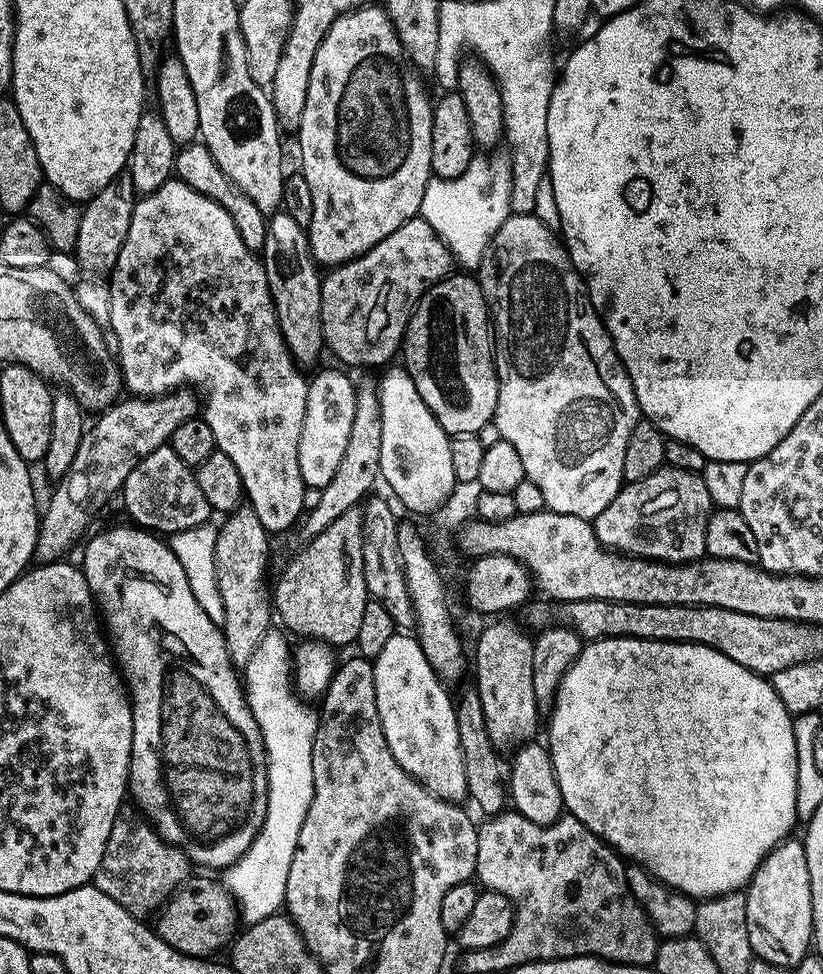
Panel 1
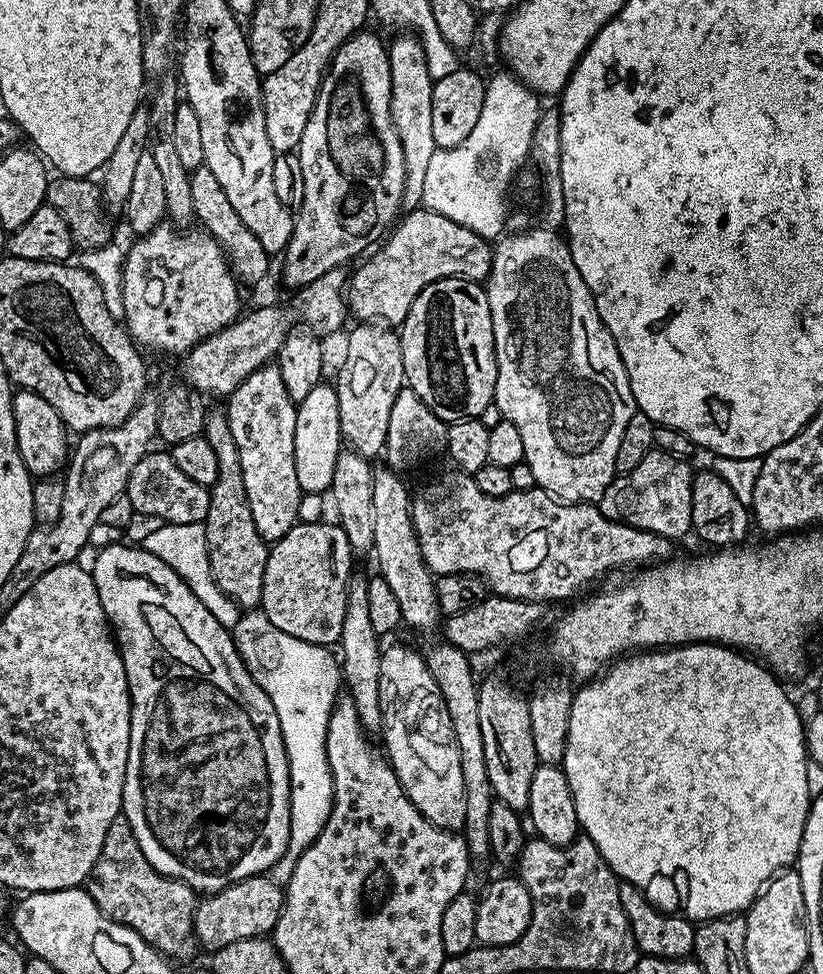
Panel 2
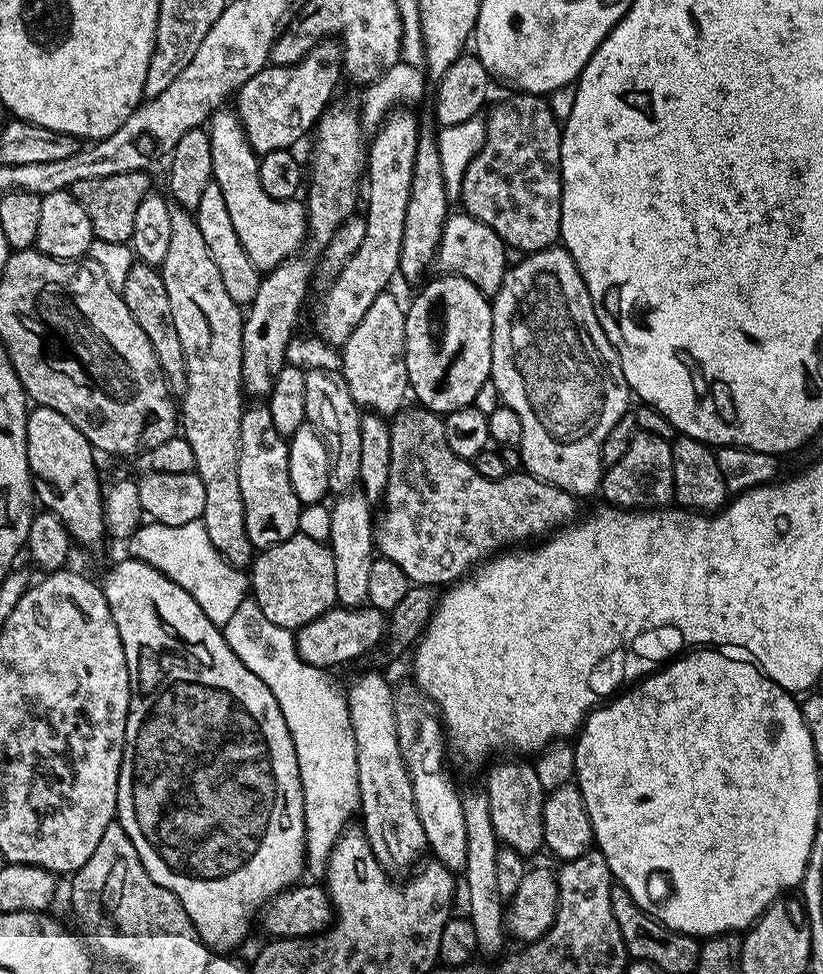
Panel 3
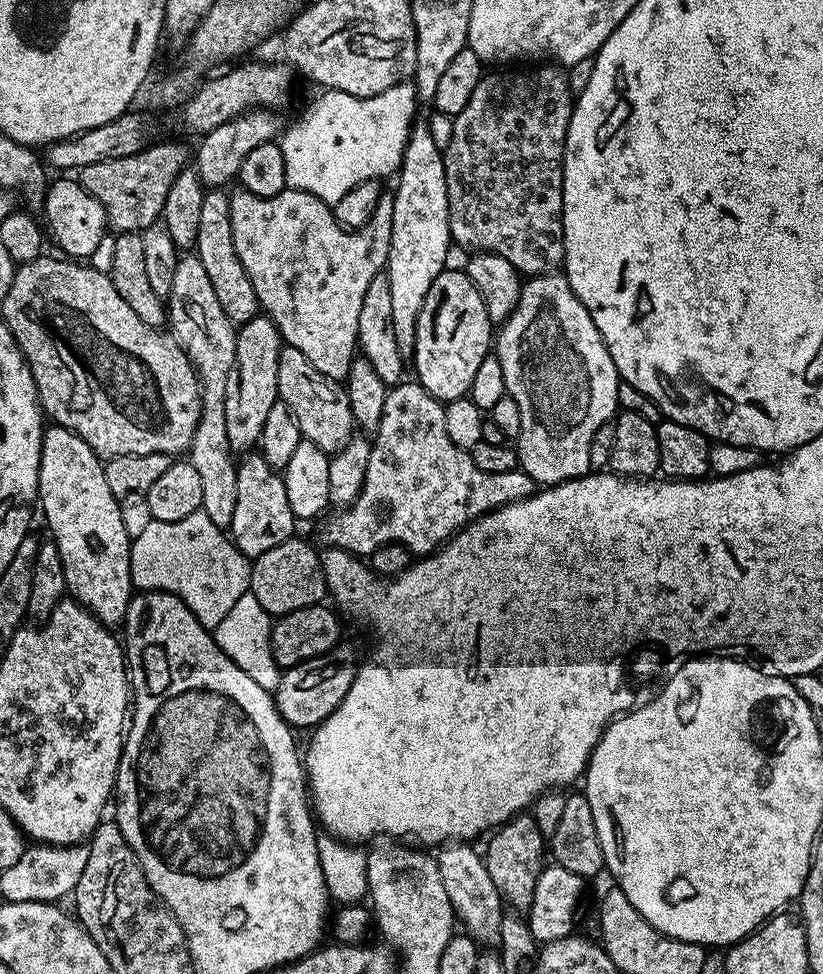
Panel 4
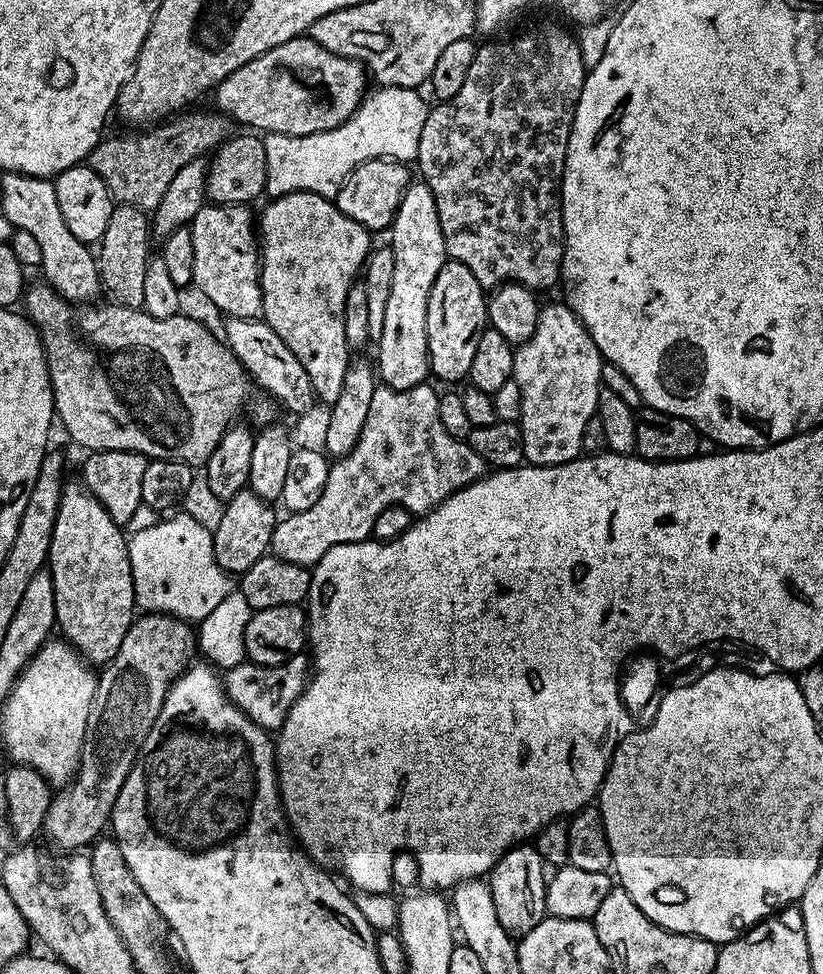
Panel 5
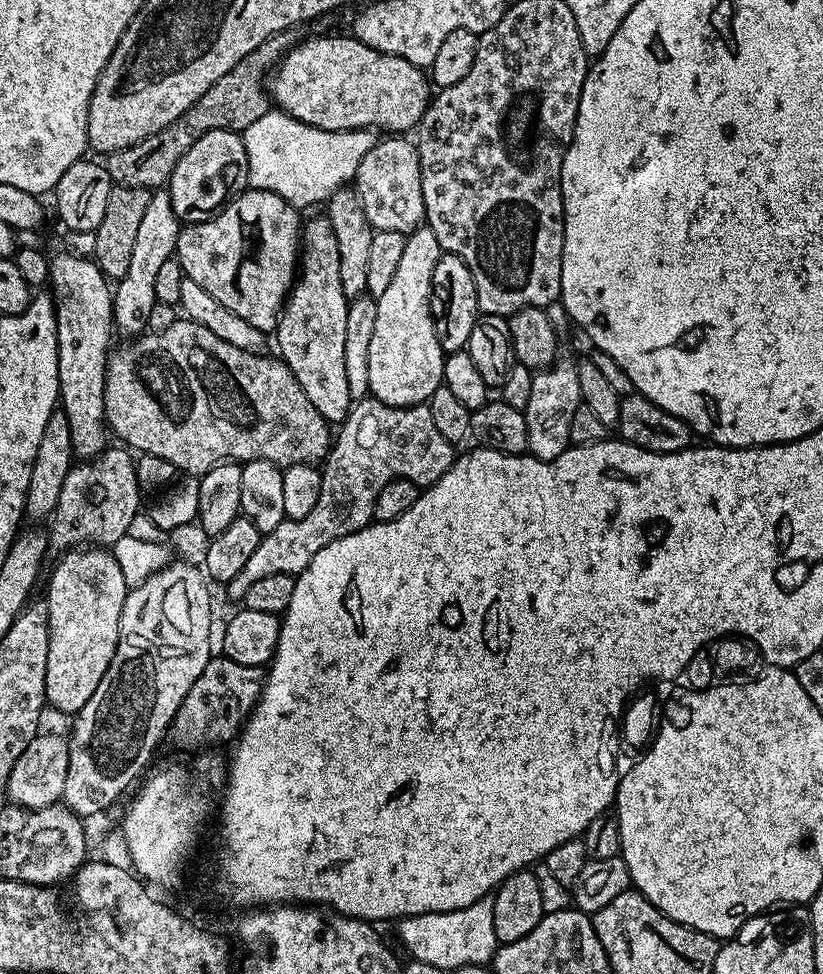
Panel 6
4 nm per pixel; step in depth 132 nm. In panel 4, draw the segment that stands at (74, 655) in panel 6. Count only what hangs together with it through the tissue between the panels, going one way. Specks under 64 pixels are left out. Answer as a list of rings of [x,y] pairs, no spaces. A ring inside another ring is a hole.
[[[45,427],[38,470],[38,508],[39,511],[44,511],[44,520],[52,531],[51,543],[58,546],[58,554],[62,558],[62,574],[66,574],[67,595],[77,600],[91,616],[97,616],[104,625],[120,626],[124,623],[124,615],[134,595],[130,574],[133,537],[130,532],[128,536],[128,528],[124,525],[121,501],[110,494],[104,465],[102,457],[69,428]]]

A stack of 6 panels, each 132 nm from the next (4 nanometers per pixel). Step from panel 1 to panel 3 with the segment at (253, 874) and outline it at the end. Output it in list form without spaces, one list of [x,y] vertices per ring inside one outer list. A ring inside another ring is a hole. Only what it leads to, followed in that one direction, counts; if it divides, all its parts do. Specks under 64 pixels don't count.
[[[244,600],[242,606],[234,610],[230,622],[222,625],[222,631],[230,650],[238,654],[246,670],[266,682],[270,694],[274,694],[274,702],[278,702],[278,710],[282,710],[282,718],[286,718],[298,754],[304,791],[306,872],[312,878],[323,877],[338,838],[349,827],[351,820],[348,819],[357,815],[360,806],[358,754],[345,693],[336,689],[325,669],[310,666],[300,657],[295,635],[287,628],[274,626],[255,600]]]

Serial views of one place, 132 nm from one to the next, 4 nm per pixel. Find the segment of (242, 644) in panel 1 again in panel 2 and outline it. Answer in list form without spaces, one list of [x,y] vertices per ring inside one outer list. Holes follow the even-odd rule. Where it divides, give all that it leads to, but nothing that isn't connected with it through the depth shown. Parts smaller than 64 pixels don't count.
[[[209,411],[202,434],[218,458],[218,478],[214,478],[209,491],[209,512],[203,520],[212,577],[241,609],[256,610],[260,608],[262,574],[266,574],[270,544],[262,538],[262,534],[258,534],[258,526],[254,526],[250,498],[246,498],[246,481],[242,479],[242,462],[238,446],[234,446],[234,434],[230,434],[227,415],[223,411]]]

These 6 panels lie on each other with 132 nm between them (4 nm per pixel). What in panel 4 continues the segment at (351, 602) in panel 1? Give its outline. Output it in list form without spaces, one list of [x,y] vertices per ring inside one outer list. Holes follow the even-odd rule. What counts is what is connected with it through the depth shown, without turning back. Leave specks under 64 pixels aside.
[[[293,538],[278,542],[278,546],[266,550],[266,554],[255,557],[251,565],[250,591],[254,598],[258,598],[262,610],[266,610],[273,618],[285,616],[294,610],[309,608],[325,599],[323,596],[326,596],[326,585],[321,553],[315,552],[304,540]]]

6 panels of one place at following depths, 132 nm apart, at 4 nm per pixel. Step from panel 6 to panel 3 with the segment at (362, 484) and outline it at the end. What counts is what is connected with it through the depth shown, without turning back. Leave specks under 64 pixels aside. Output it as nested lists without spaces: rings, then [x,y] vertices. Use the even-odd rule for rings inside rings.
[[[405,406],[400,409],[399,412],[396,413],[395,416],[391,417],[390,420],[390,478],[386,482],[386,490],[384,491],[382,497],[382,505],[384,504],[384,513],[379,513],[378,523],[374,528],[374,544],[378,549],[379,555],[386,560],[393,560],[394,562],[398,562],[398,566],[402,566],[402,571],[406,574],[406,578],[412,581],[413,585],[416,586],[441,586],[440,584],[444,584],[443,586],[451,586],[456,583],[457,580],[469,575],[479,565],[481,562],[497,555],[501,550],[511,549],[513,546],[519,545],[521,542],[519,540],[524,540],[527,536],[540,536],[536,538],[544,538],[549,535],[553,530],[569,523],[575,521],[577,519],[578,513],[576,513],[576,504],[578,504],[577,497],[571,496],[566,490],[562,490],[558,486],[554,486],[553,484],[548,484],[544,480],[538,479],[536,476],[531,476],[529,472],[525,472],[523,470],[519,471],[509,471],[508,475],[504,476],[500,480],[491,480],[490,478],[482,478],[482,474],[478,474],[478,470],[474,470],[474,466],[472,465],[472,461],[463,460],[462,458],[458,458],[458,454],[454,454],[454,450],[450,450],[449,444],[446,443],[446,430],[444,429],[444,421],[441,419],[437,413],[432,412],[429,408],[425,408],[423,406],[415,406],[416,408],[411,408],[411,406]]]

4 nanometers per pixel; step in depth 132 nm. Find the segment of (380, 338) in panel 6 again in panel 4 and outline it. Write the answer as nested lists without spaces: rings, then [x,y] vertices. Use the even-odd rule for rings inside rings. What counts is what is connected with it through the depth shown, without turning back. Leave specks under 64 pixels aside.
[[[413,123],[412,132],[408,135],[408,145],[404,151],[404,163],[398,173],[400,181],[396,184],[396,192],[392,196],[394,202],[394,222],[390,238],[390,254],[386,271],[390,278],[390,295],[392,301],[394,339],[398,342],[398,350],[411,357],[416,349],[416,327],[418,314],[422,310],[422,302],[426,302],[426,294],[430,294],[430,286],[434,286],[434,278],[445,271],[448,260],[448,248],[452,244],[452,235],[448,225],[448,195],[446,194],[446,170],[444,154],[436,144],[431,127],[427,123]]]

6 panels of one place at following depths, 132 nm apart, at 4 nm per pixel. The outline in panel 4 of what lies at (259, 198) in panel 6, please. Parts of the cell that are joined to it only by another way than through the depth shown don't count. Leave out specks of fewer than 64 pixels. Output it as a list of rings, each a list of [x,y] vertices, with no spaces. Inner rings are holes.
[[[220,190],[205,191],[202,198],[202,223],[198,225],[195,255],[200,257],[202,266],[206,266],[206,275],[214,286],[214,295],[222,310],[226,310],[226,318],[239,326],[253,320],[261,311],[258,298],[254,294],[254,286],[250,286],[250,278],[246,270],[242,270],[242,262],[238,262],[238,254],[234,254],[234,238],[230,234],[230,206],[228,196]]]

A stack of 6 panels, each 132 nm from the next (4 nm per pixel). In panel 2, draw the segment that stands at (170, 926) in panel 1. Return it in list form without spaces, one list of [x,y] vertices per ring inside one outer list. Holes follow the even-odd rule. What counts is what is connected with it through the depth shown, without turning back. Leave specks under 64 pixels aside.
[[[261,874],[205,895],[196,905],[194,930],[197,945],[211,954],[222,950],[222,946],[230,946],[230,942],[242,942],[242,938],[267,937],[284,909],[284,893],[285,889],[271,875]]]

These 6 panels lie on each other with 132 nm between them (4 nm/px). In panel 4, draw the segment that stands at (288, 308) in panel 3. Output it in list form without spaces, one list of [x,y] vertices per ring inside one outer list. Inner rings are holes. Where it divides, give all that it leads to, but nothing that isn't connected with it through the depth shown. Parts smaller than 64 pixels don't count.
[[[258,314],[253,320],[239,325],[234,366],[230,366],[230,378],[226,378],[226,438],[230,438],[233,453],[251,453],[260,443],[262,425],[278,402],[278,358],[281,347],[280,332],[269,316]]]

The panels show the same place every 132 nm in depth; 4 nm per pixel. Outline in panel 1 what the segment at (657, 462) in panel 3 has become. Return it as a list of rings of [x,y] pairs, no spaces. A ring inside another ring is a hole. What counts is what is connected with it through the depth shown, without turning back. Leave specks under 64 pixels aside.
[[[665,466],[650,474],[650,478],[625,483],[614,502],[596,516],[594,527],[598,542],[613,552],[642,560],[659,560],[661,564],[690,564],[706,553],[706,522],[713,511],[710,493],[700,474]]]

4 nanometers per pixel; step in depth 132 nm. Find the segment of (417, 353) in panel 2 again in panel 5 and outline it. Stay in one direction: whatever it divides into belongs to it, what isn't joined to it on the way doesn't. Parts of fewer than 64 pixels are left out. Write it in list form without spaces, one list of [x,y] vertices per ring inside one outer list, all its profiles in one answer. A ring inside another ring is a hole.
[[[445,259],[442,270],[438,270],[438,278],[434,278],[426,314],[431,375],[440,380],[464,380],[469,375],[479,339],[487,324],[486,292],[478,278],[474,278],[474,274],[470,274],[462,262]]]

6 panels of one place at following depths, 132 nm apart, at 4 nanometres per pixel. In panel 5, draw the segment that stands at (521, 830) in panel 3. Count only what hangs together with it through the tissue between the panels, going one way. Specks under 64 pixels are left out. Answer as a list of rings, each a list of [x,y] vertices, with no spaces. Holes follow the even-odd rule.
[[[528,842],[510,849],[502,859],[492,867],[486,877],[490,894],[494,898],[494,911],[498,914],[498,922],[502,922],[502,930],[514,938],[521,938],[530,933],[534,926],[542,922],[546,916],[546,865],[538,850]]]

